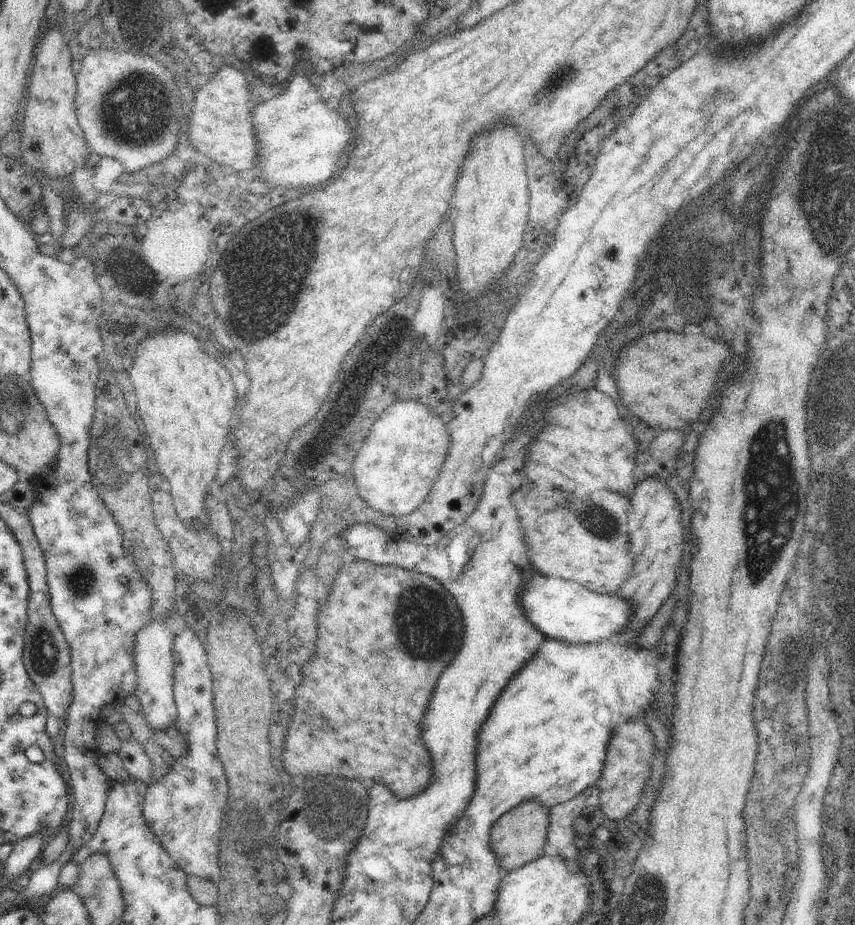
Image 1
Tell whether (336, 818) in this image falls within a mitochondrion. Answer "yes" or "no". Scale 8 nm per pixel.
yes

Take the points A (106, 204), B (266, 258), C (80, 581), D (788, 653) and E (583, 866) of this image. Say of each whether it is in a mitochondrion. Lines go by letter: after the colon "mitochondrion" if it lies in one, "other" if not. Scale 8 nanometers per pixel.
A: other
B: mitochondrion
C: mitochondrion
D: mitochondrion
E: other

